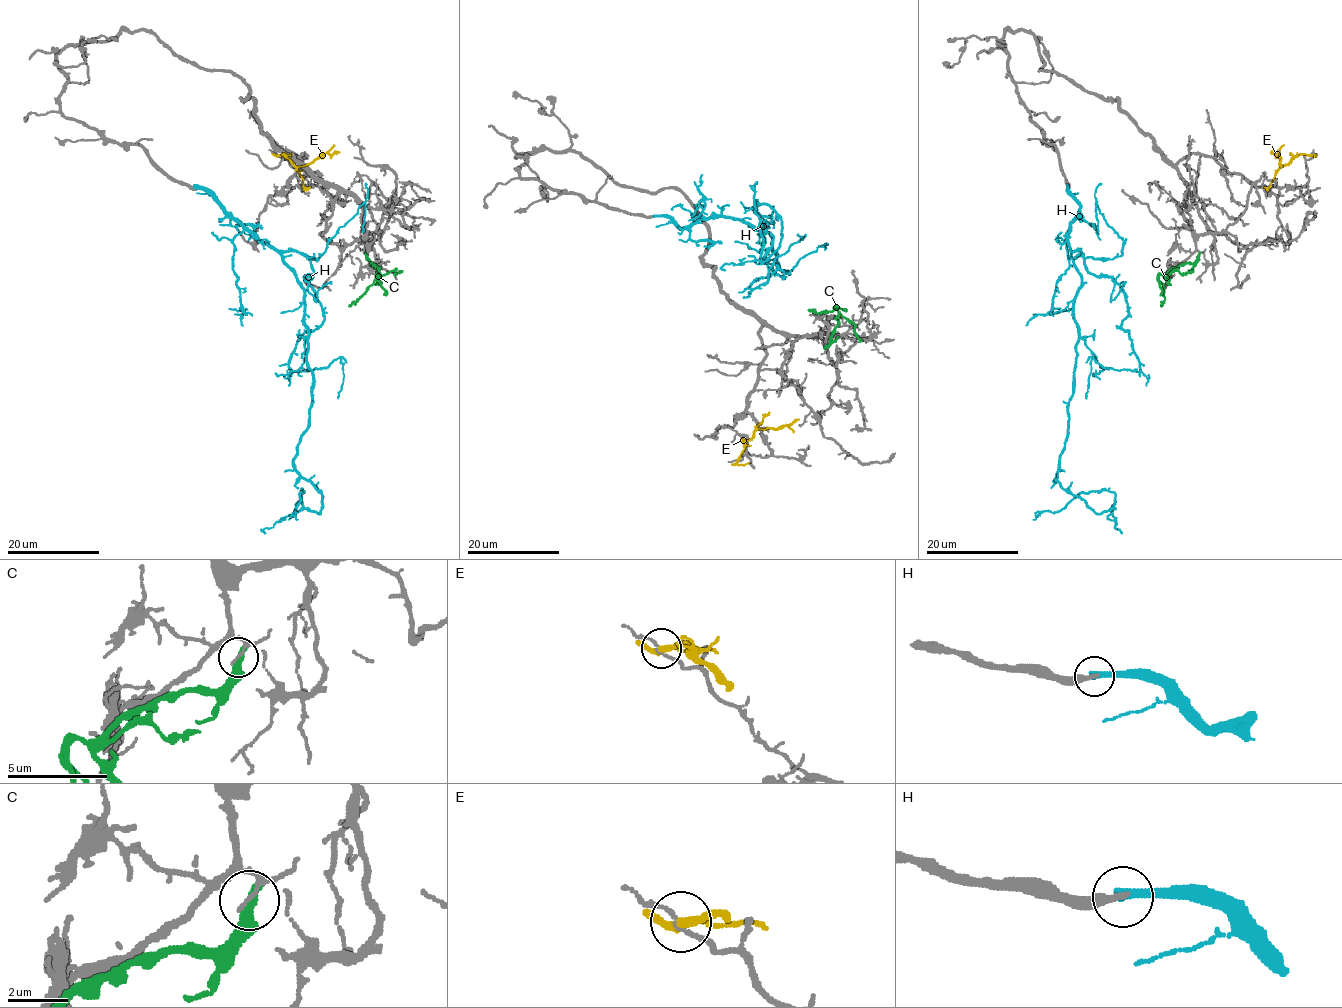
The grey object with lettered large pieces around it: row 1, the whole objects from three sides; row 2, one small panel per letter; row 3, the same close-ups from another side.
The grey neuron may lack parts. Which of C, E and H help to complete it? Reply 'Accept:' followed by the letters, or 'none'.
Accept: none

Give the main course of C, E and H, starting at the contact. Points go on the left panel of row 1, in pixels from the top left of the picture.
C: (367, 255), (378, 268), (378, 275), (348, 306)
E: (278, 155), (284, 154), (294, 163), (306, 166), (325, 153), (339, 152)
H: (194, 188), (304, 293), (313, 388), (294, 468), (322, 496), (308, 511), (301, 490), (297, 519)

